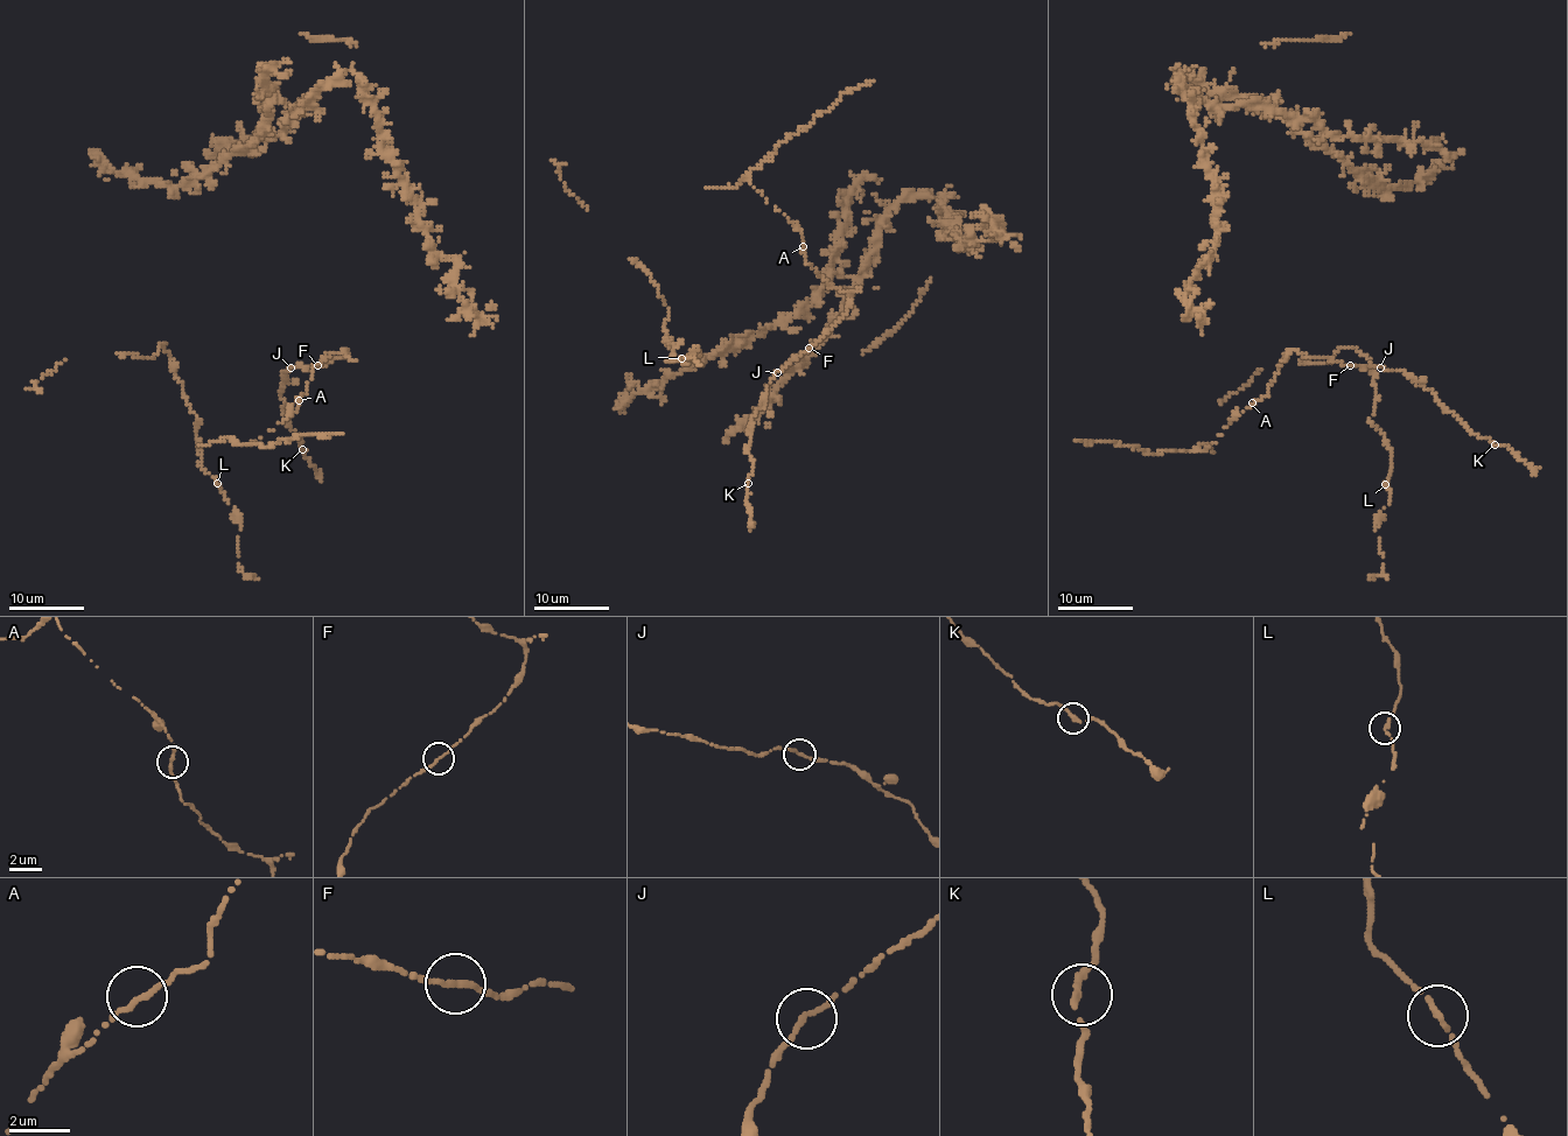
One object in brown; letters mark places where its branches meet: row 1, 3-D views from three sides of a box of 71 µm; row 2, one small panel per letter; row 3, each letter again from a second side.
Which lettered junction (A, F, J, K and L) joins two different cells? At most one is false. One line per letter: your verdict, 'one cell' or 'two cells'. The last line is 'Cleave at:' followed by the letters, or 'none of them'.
A: one cell
F: one cell
J: one cell
K: one cell
L: one cell
Cleave at: none of them

